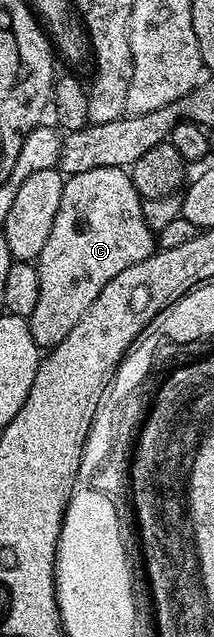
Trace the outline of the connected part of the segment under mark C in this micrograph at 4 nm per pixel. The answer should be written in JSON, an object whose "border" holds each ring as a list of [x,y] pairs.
{"border":[[[122,167],[90,169],[65,178],[62,201],[58,205],[50,237],[46,237],[46,245],[42,245],[40,258],[34,263],[38,273],[38,305],[34,305],[34,313],[27,316],[27,320],[30,333],[41,349],[57,347],[66,333],[84,319],[86,309],[94,305],[94,297],[98,297],[98,293],[102,293],[102,289],[106,289],[122,269],[130,269],[130,265],[146,261],[157,250],[157,236],[142,217],[141,202],[142,196],[136,191],[131,174]]]}

